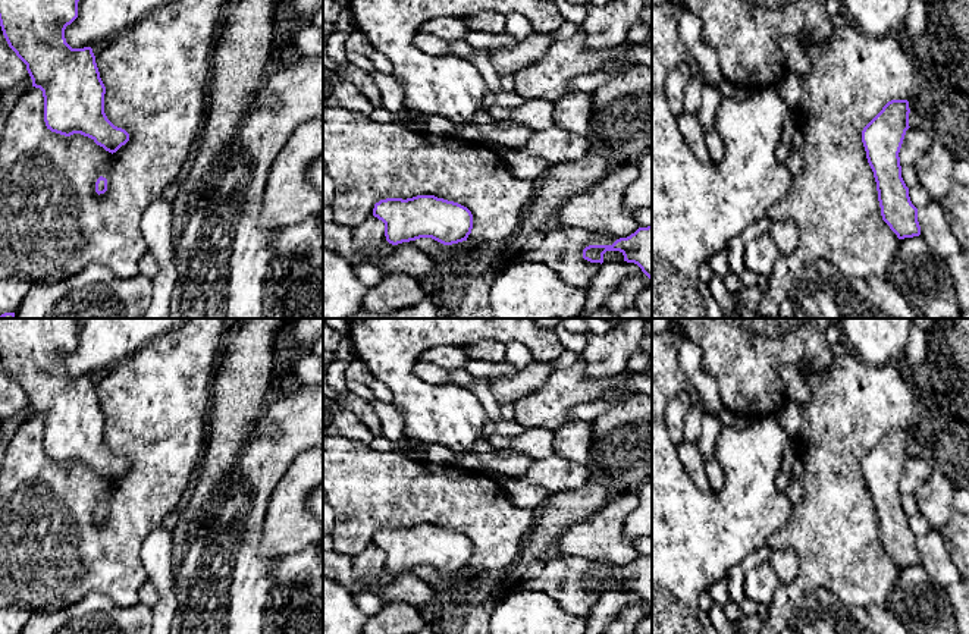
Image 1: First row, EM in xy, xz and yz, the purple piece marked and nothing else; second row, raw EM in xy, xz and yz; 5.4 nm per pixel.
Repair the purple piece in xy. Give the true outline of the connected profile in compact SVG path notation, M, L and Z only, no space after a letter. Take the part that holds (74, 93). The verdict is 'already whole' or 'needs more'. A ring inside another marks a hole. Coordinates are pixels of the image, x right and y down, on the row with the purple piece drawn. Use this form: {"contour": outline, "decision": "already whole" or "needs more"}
{"contour": "M0 0L0 26L44 97L51 132L81 134L109 153L129 141L104 113L106 87L91 47L72 48L65 29L78 18L79 0Z", "decision": "already whole"}

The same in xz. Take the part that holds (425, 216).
{"contour": "M435 195L380 200L373 216L385 223L385 236L392 245L420 238L452 245L467 241L473 229L473 214L467 207Z", "decision": "already whole"}

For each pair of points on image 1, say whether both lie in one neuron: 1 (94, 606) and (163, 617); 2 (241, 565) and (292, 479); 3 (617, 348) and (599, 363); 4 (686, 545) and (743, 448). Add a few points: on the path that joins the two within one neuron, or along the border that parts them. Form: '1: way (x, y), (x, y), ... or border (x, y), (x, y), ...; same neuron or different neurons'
1: border (150, 608), (153, 618); different neurons
2: border (272, 495), (260, 554), (276, 559); different neurons
3: way (612, 350), (604, 358); same neuron
4: way (709, 521), (743, 487), (743, 471); same neuron

